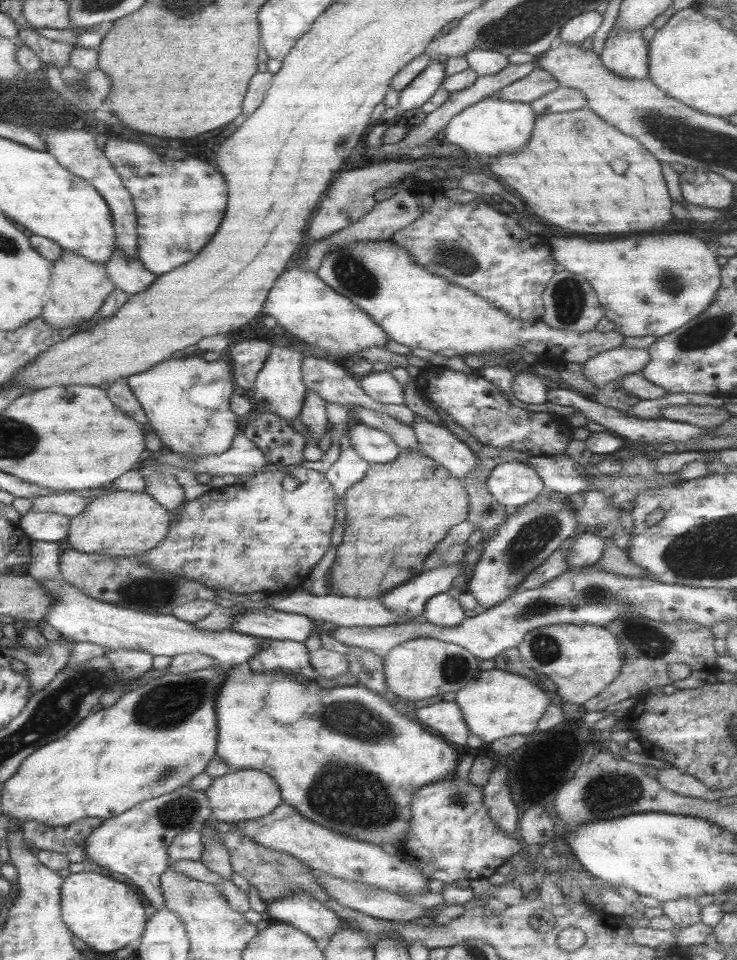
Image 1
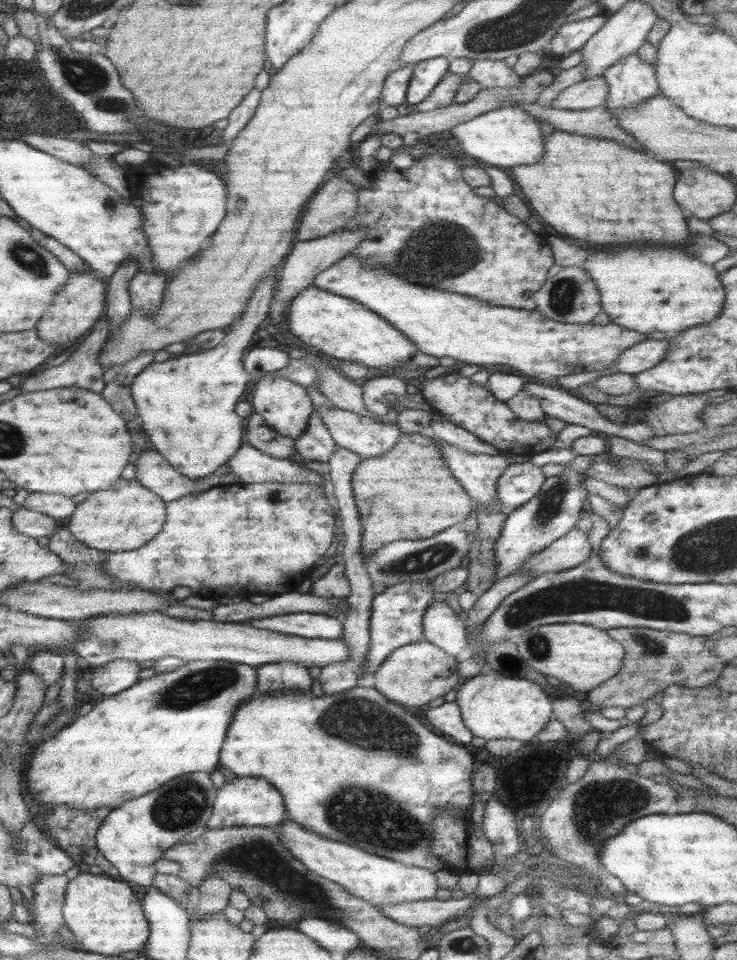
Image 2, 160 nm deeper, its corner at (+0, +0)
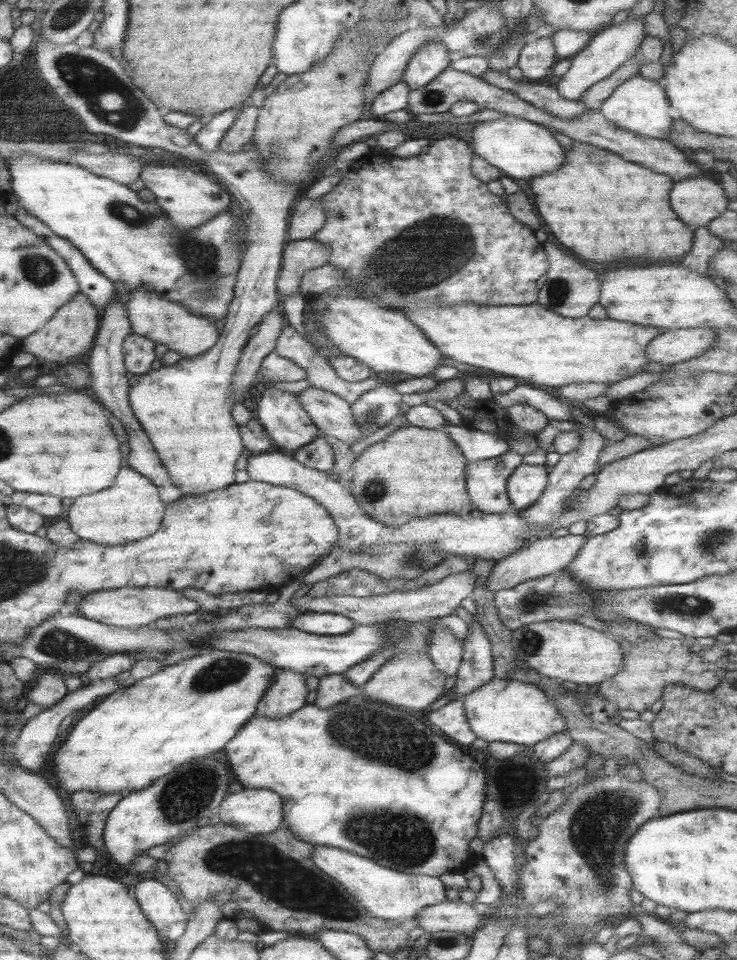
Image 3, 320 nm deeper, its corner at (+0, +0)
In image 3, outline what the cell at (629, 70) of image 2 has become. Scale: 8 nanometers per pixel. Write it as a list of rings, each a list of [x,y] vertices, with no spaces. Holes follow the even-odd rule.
[[[639,74],[616,86],[609,97],[599,106],[599,113],[609,124],[621,130],[662,141],[668,138],[672,122],[677,116],[677,112],[665,98],[662,83],[644,79]]]

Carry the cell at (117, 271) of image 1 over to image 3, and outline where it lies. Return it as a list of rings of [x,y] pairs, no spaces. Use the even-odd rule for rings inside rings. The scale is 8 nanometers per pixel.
[[[139,286],[129,292],[126,315],[129,319],[131,333],[143,336],[155,344],[163,344],[169,351],[179,354],[181,359],[193,358],[207,352],[215,344],[218,337],[212,321],[193,315],[181,305],[145,290],[144,286]]]

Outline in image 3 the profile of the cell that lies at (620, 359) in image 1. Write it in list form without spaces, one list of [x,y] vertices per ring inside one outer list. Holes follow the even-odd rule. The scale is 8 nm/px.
[[[667,329],[645,347],[645,356],[655,364],[673,365],[701,356],[716,343],[712,329]]]

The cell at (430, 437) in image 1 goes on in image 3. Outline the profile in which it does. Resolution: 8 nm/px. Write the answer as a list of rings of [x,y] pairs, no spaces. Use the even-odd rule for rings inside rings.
[[[511,450],[493,459],[465,462],[465,490],[472,509],[487,514],[505,513],[510,504],[505,482],[521,464],[522,456]]]

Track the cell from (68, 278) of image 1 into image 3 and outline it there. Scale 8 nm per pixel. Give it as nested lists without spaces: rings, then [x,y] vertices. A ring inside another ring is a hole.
[[[76,292],[75,296],[58,308],[43,326],[29,336],[20,339],[17,350],[31,354],[35,362],[55,362],[58,365],[74,362],[79,360],[83,354],[87,354],[87,350],[89,351],[92,347],[98,327],[98,318],[99,314],[89,304],[87,297],[81,292]]]

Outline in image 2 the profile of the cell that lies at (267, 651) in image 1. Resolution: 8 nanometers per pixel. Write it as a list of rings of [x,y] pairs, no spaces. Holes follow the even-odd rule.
[[[275,662],[255,667],[256,694],[274,694],[286,690],[310,690],[307,667],[292,662]]]

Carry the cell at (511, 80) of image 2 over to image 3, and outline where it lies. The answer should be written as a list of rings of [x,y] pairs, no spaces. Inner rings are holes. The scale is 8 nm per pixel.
[[[488,69],[482,79],[501,90],[511,92],[519,100],[560,120],[576,118],[587,113],[587,108],[579,102],[561,98],[554,86],[541,85],[528,80],[511,81],[506,74]]]

